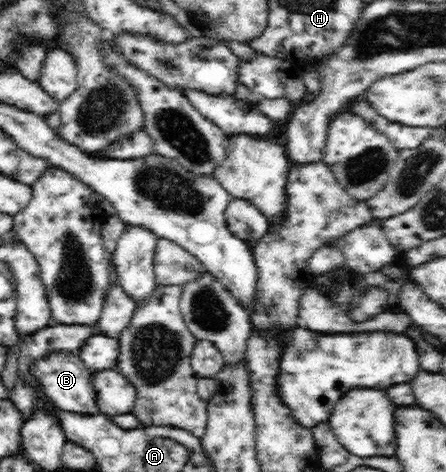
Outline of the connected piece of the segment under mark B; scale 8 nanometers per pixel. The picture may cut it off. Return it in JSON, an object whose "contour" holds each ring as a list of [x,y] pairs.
{"contour":[[[76,352],[44,356],[43,359],[34,362],[31,372],[36,376],[45,397],[55,408],[62,409],[63,412],[83,413],[86,416],[96,416],[99,413],[93,371],[79,359]]]}

